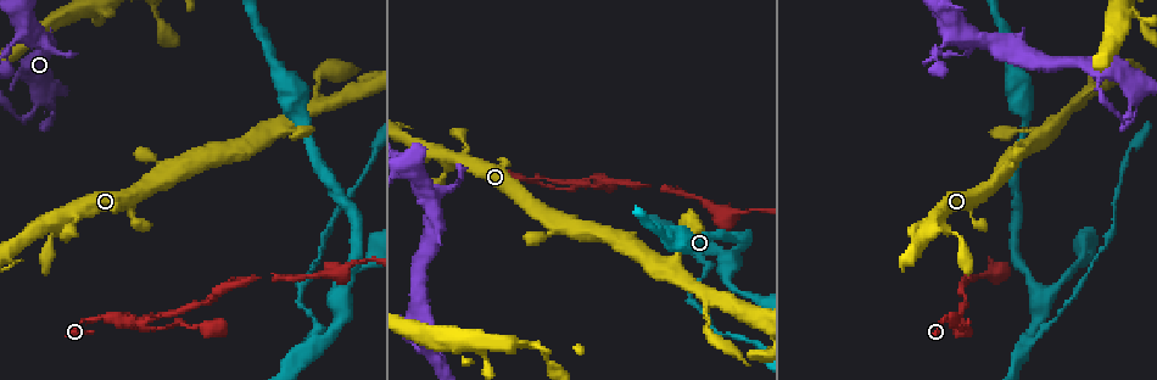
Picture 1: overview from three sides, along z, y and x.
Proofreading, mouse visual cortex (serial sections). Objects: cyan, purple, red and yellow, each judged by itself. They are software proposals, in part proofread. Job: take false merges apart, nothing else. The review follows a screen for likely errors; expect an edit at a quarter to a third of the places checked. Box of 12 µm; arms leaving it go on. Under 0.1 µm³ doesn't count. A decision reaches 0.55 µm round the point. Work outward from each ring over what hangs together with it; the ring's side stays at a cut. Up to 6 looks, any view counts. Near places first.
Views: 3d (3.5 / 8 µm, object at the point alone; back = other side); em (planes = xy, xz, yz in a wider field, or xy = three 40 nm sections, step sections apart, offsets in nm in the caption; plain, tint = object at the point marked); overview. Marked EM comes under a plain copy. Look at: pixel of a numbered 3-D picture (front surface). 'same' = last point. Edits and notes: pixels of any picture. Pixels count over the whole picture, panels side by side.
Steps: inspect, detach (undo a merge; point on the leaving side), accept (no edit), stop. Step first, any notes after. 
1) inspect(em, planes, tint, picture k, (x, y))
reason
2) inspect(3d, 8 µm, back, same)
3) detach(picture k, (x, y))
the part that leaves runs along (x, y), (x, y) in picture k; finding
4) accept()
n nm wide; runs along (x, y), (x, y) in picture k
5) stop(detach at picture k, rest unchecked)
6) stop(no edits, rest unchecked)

inspect(3d, 3.5 µm, picture 1, (529, 180))
arms run side by side

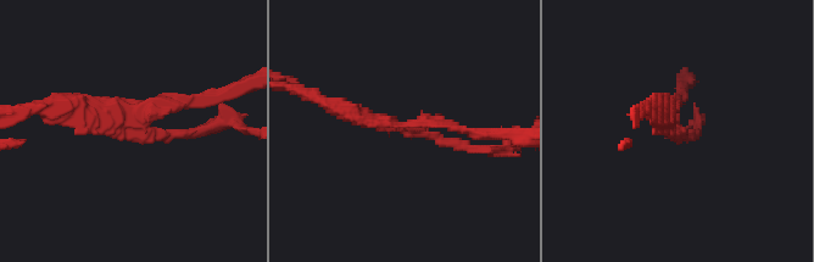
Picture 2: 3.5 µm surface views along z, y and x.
inspect(em, xy, step 3, tint, picture 2, (139, 120))
3 arms; arms of 150, 150, 250 nm

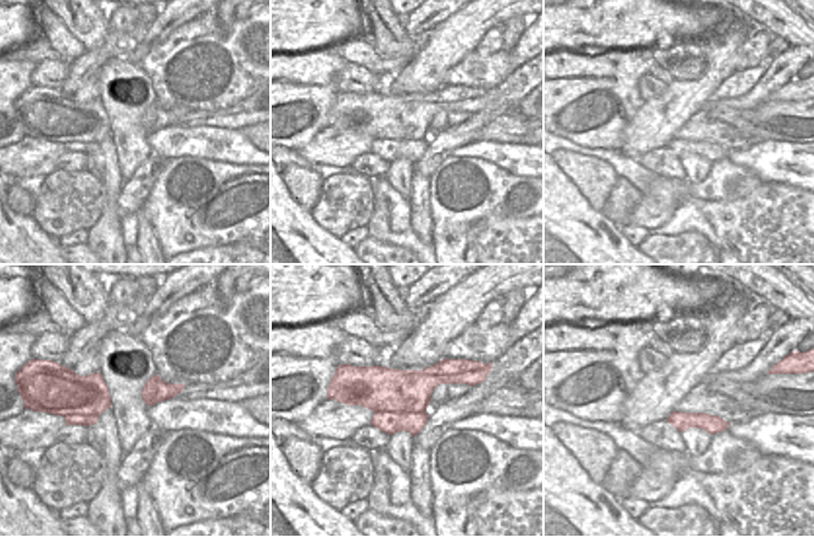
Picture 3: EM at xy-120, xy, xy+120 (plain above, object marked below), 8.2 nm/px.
accept()
runs along (670, 419), (703, 420), (724, 425) in picture 3; continuous, no second cell

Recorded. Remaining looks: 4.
inspect(3d, 3.5 µm, picture 1, (1035, 289))
sudden change in width

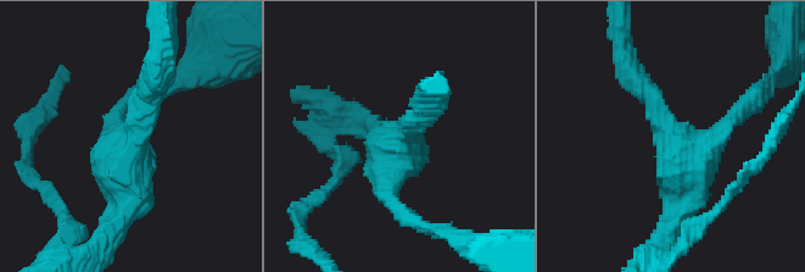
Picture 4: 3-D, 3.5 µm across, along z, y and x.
inspect(em, xy, step 3, tint, picture 4, (131, 137))
3 arms; arms of 200, 250, 350 nm

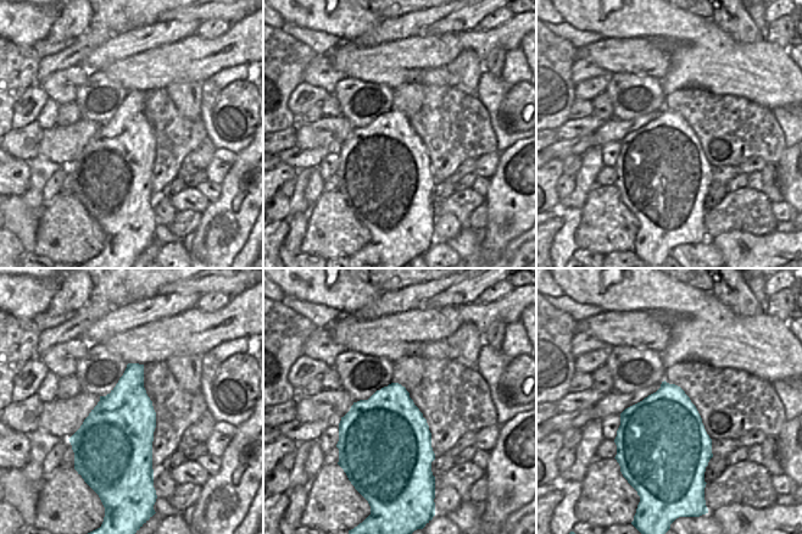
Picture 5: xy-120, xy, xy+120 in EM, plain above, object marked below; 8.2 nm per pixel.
accept()
all the same cell

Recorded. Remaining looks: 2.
stop(no edits, rest unchecked)

